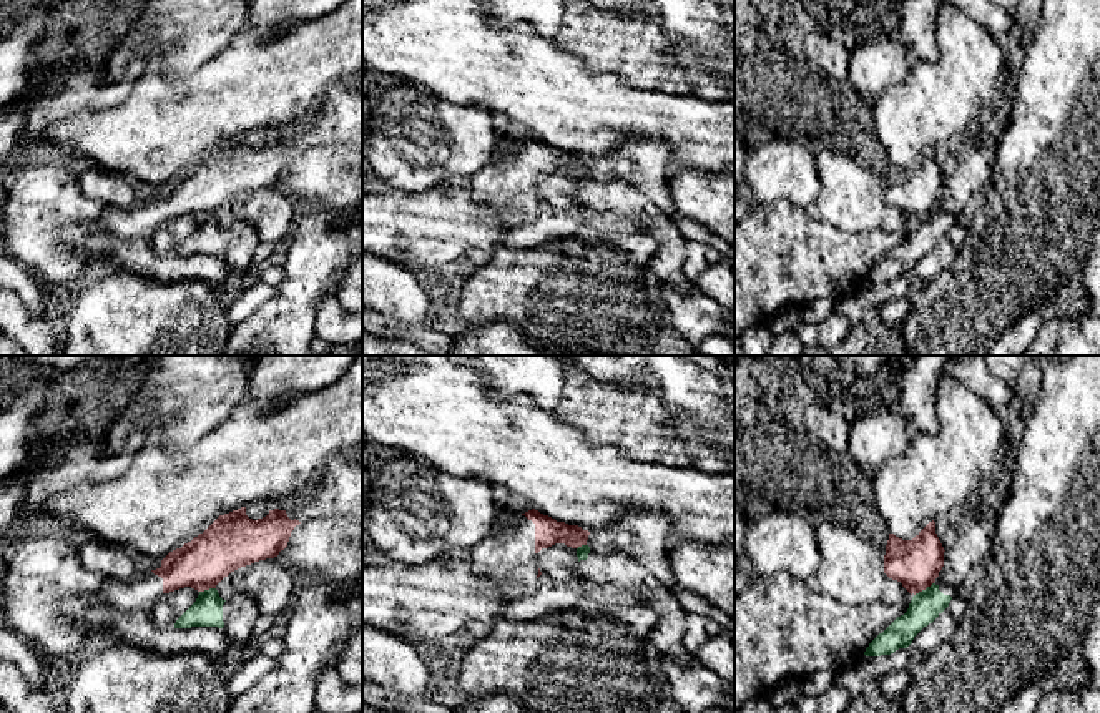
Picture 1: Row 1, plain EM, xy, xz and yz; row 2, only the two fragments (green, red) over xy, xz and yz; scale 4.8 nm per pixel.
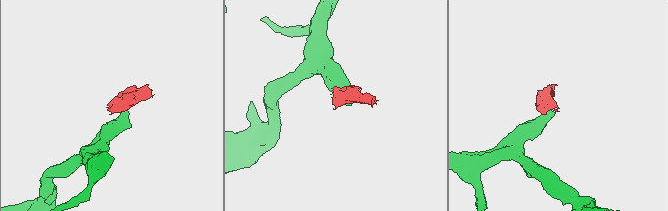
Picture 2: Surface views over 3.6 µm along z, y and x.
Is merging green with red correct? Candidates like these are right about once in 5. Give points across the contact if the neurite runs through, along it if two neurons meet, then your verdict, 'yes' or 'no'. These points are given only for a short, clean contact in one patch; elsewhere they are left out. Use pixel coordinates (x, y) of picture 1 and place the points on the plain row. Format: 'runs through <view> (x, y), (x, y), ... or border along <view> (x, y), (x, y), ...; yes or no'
border along yz (933, 210), (914, 223); no

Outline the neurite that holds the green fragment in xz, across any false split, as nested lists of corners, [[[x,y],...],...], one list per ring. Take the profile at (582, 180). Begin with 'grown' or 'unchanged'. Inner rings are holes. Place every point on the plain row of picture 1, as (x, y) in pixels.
grown; [[[588,173],[577,176],[577,201],[598,214],[615,213],[641,226],[640,233],[651,236],[658,249],[648,263],[656,288],[670,284],[681,294],[691,291],[691,281],[683,274],[686,239],[675,221],[638,189],[621,179],[597,181]]]

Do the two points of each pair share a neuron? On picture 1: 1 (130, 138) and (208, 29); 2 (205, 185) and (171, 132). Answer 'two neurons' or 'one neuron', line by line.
1: two neurons
2: two neurons

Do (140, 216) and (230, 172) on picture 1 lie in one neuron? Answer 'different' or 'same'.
same

